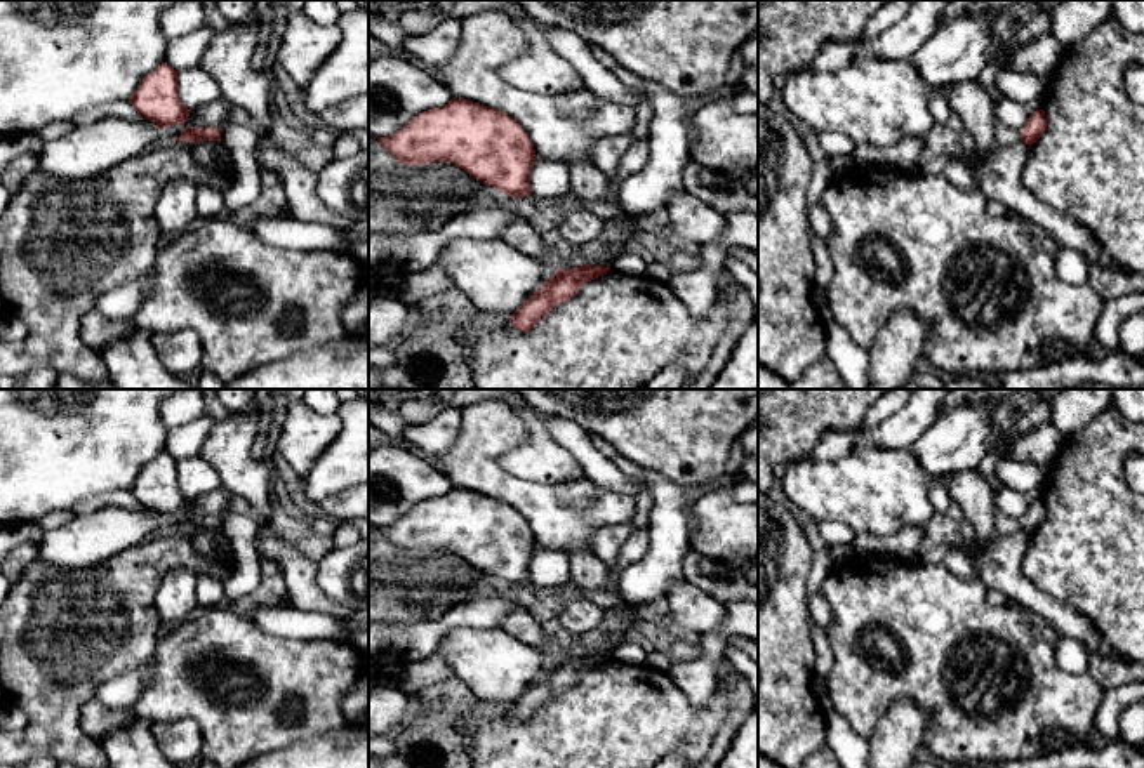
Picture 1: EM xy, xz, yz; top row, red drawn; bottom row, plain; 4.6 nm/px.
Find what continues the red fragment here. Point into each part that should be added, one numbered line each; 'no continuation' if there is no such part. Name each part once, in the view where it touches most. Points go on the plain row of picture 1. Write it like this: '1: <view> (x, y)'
no continuation

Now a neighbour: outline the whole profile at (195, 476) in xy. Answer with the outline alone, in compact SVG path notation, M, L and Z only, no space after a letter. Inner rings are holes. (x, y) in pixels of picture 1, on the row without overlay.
M202 455L177 460L177 487L188 499L223 487L219 473Z

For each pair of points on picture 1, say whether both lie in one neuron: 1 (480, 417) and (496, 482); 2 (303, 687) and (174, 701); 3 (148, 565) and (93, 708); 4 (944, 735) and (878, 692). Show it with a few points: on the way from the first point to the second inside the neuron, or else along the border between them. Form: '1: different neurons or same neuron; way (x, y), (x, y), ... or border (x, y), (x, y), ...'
1: same neuron; way (480, 433), (480, 466)
2: same neuron; way (272, 692), (246, 711), (226, 715), (206, 702)
3: different neurons; border (93, 697), (82, 706), (82, 728), (96, 739)
4: same neuron; way (944, 715), (920, 690), (899, 690)

